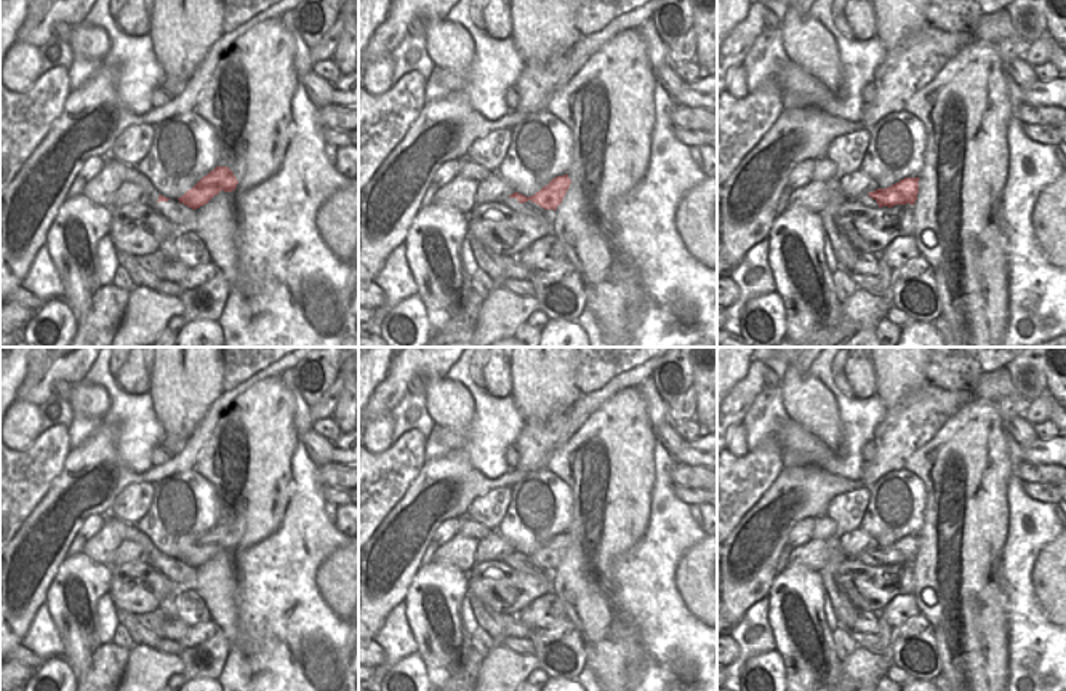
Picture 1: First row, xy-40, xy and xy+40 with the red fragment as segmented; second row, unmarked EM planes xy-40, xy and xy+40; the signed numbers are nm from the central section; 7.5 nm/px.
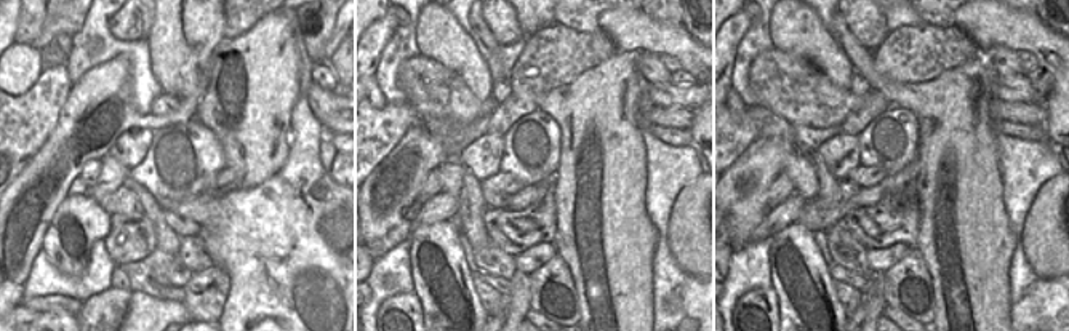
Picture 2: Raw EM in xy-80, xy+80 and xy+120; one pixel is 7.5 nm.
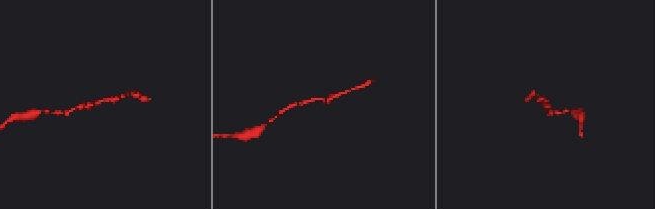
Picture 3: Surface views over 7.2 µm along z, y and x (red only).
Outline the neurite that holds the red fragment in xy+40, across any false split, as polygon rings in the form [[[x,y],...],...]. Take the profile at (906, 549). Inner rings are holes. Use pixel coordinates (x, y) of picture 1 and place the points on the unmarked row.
[[[904,536],[887,547],[877,547],[868,553],[877,560],[879,566],[906,561],[914,563],[919,552],[919,537],[920,536]]]

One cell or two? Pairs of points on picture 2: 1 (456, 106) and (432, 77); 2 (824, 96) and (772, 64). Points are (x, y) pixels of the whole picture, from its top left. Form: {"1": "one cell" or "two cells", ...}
{"1": "one cell", "2": "one cell"}

